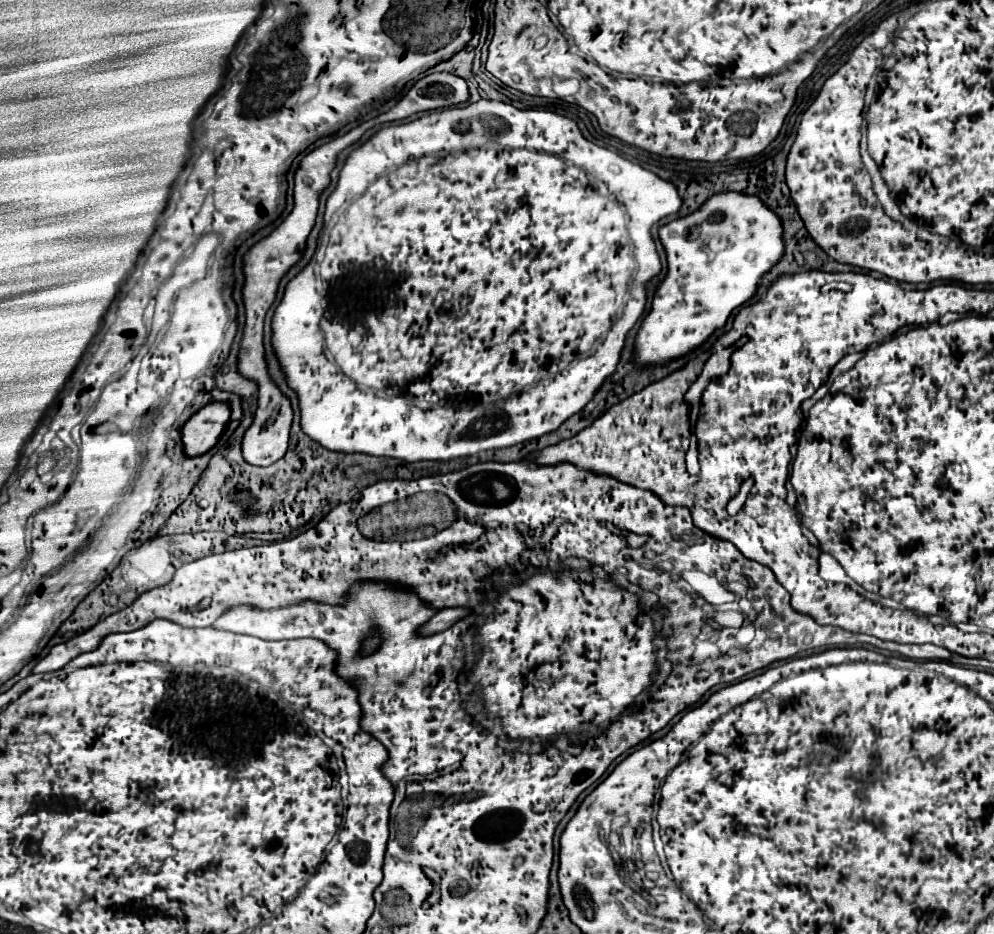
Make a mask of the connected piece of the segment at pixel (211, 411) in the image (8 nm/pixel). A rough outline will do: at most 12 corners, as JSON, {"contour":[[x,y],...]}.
{"contour":[[213,402],[181,428],[189,458],[209,452],[229,422],[229,406]]}

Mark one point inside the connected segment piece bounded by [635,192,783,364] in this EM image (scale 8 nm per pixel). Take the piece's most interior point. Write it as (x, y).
(723, 249)

